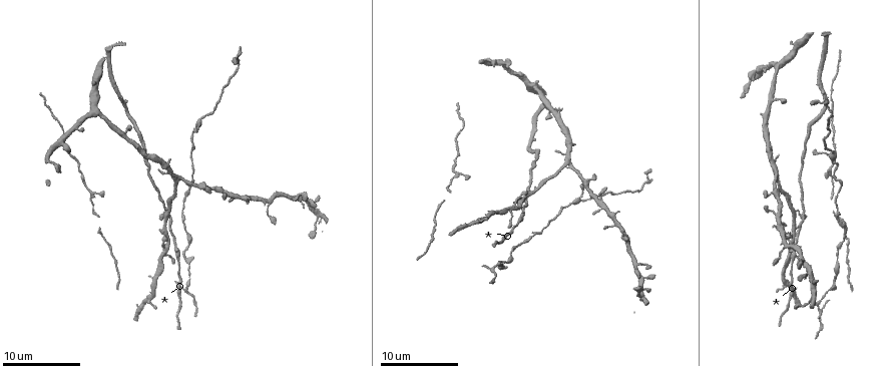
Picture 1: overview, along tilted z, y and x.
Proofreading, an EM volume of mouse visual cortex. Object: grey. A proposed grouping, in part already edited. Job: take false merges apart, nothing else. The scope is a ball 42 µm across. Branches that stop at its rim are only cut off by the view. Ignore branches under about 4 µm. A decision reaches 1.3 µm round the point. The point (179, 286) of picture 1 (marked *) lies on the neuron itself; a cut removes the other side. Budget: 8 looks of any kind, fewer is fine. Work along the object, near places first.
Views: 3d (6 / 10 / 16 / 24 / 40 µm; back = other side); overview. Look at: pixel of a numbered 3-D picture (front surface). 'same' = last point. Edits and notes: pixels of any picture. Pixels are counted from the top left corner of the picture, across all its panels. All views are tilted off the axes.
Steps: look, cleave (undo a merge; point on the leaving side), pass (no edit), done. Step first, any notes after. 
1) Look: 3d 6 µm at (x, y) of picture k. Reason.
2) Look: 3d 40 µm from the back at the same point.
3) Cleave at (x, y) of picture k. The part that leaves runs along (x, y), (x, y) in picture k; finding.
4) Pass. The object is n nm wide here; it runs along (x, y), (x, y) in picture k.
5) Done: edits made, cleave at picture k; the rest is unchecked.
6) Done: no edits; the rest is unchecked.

Look: 3d 6 µm at (202, 119) of picture 1. Small branch off a trunk.

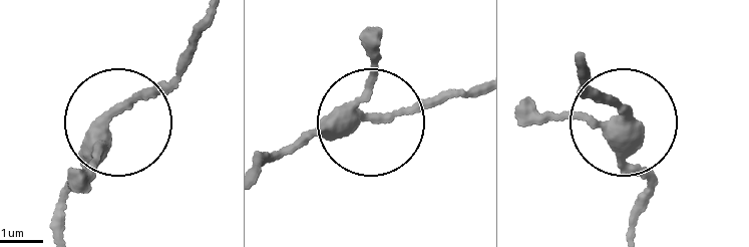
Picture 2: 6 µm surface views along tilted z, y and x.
Pass. 3 arms meet here; it runs along (635, 200), (650, 178), (630, 159), (624, 111), (584, 79) in picture 2; all the same neuron.

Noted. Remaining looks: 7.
Look: 3d 10 µm at (803, 212) of picture 1. Four or more arms meet.

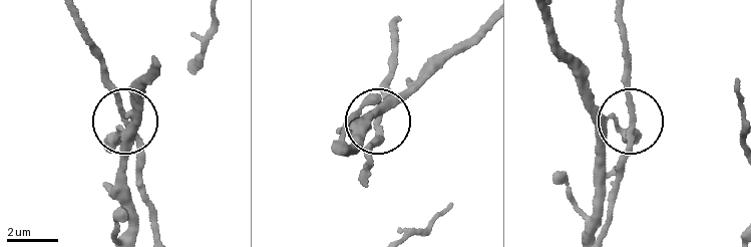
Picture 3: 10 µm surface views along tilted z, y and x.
Pass. The object is 260 nm wide here; it runs along (607, 226), (630, 138), (629, 64) in picture 3; one neuron here.

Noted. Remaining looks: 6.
Look: 3d 10 µm at (838, 265) of picture 1. Calibre changes.

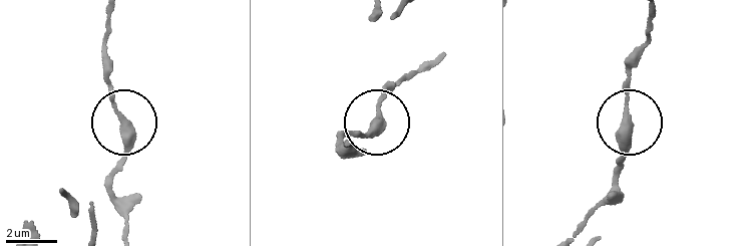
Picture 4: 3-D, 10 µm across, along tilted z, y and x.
Pass. All the same neuron.

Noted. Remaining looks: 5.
Look: 3d 16 µm at (531, 170) of picture 1.

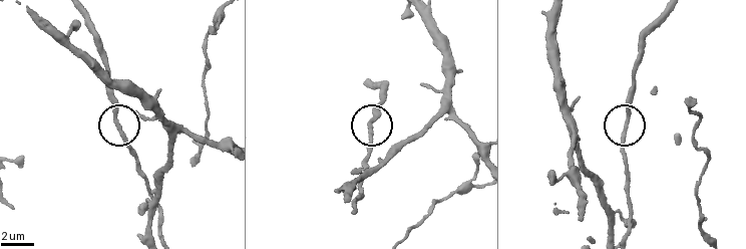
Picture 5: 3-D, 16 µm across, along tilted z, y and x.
Pass. The object is 220 nm wide here; it runs along (625, 232), (629, 214), (623, 141), (631, 73) in picture 5; continuous, no second neuron.

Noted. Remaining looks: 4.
Done: no edits; the rest is unchecked.

